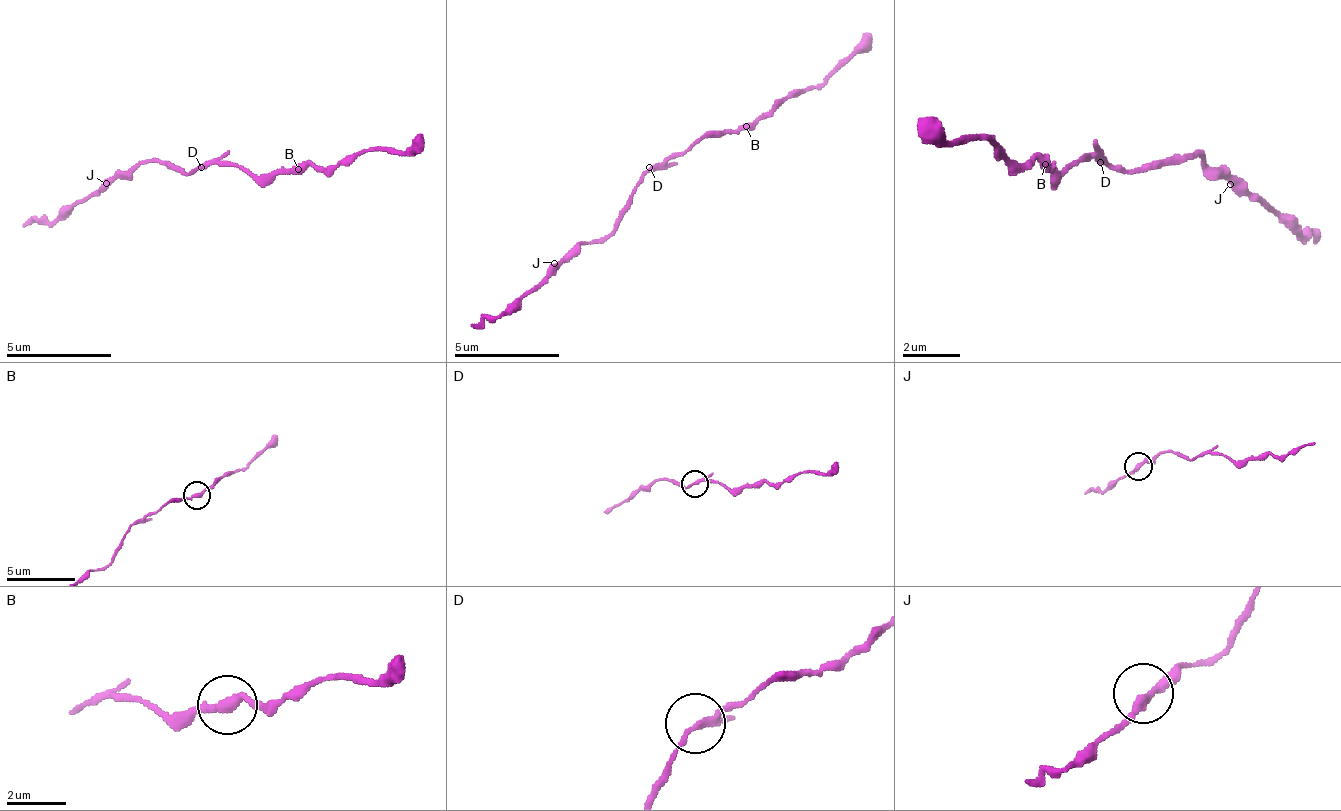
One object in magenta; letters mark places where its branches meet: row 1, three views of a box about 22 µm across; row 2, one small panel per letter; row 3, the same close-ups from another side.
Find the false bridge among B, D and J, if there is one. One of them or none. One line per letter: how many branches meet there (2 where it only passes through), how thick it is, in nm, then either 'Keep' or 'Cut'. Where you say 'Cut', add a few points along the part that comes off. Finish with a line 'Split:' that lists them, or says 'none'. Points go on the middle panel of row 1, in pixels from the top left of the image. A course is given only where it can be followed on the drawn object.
B: Branches: 2. Thickness 280 nm. Keep
D: Branches: 3. Thickness 170 nm. Keep
J: Branches: 2. Thickness 280 nm. Keep
Split: none

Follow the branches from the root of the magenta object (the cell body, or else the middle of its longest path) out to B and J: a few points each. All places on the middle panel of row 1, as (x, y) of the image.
B: (655, 167), (660, 167), (671, 157), (681, 157), (708, 135), (723, 135), (745, 125)
J: (655, 167), (633, 188), (633, 204), (607, 236), (575, 247), (554, 263)

